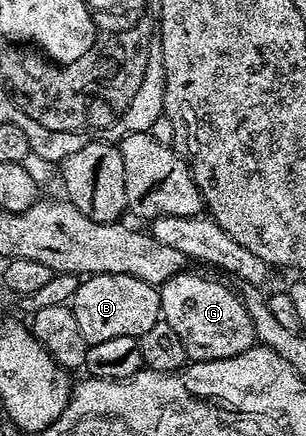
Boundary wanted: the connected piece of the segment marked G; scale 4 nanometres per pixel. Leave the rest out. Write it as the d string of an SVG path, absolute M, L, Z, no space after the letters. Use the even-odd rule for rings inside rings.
M190 274L172 277L160 288L161 318L176 329L176 337L184 345L187 360L207 363L213 359L227 359L255 346L252 317L248 317L248 309L244 309L238 294L229 291L218 279Z

